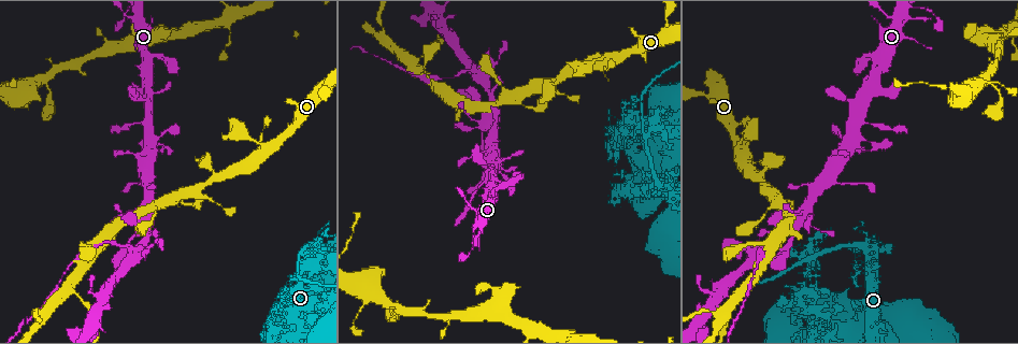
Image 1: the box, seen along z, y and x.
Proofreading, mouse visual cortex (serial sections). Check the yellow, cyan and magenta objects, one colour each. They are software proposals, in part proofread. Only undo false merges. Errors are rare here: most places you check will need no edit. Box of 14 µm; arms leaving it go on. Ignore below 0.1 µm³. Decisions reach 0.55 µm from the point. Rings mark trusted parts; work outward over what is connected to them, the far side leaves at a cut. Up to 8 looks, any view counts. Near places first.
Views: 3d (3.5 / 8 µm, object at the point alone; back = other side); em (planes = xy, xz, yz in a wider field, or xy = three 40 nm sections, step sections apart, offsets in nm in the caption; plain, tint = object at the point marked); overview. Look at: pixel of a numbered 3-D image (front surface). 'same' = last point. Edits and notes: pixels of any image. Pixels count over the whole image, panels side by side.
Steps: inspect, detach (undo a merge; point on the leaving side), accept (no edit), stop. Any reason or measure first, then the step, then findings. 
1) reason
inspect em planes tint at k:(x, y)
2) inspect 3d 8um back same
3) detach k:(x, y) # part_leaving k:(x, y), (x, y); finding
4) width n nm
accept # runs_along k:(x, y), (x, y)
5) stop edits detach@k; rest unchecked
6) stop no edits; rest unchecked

arms part here
inspect 3d 3.5um at 1:(656, 178)

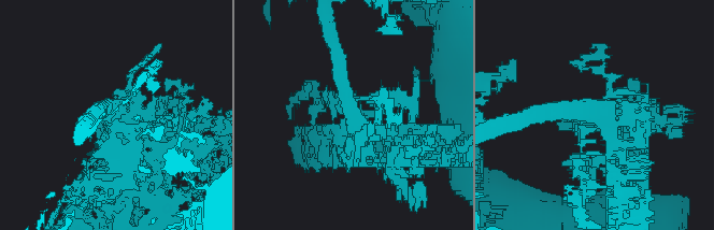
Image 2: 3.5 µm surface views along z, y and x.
now the EM
inspect em xy step 1 tint at 2:(592, 109)

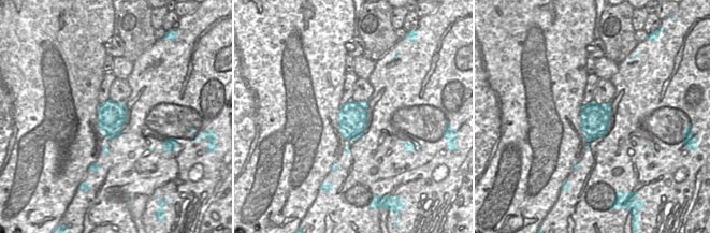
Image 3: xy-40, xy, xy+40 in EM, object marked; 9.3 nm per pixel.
cut it another way
inspect em planes tint same

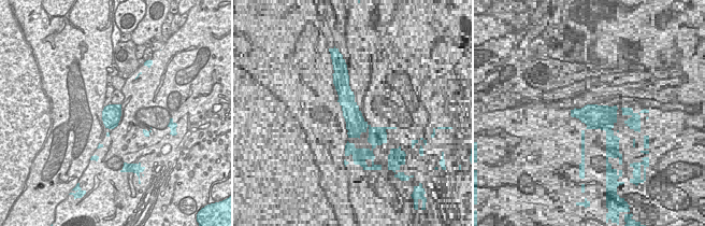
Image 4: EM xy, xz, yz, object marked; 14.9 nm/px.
accept # runs_along 2:(612, 163), (601, 111), (526, 117); one cell here

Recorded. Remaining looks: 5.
inspect 3d 3.5um at 1:(286, 300)

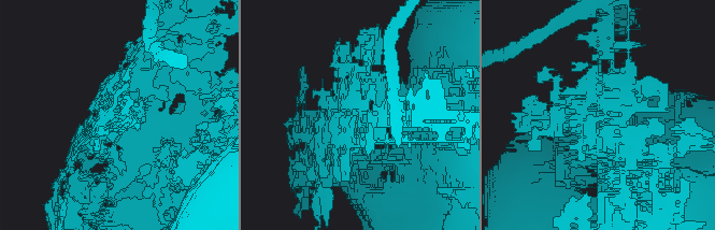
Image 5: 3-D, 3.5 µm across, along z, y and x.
shape alone is not enough
inspect em xy step 5 tint at 5:(597, 114)

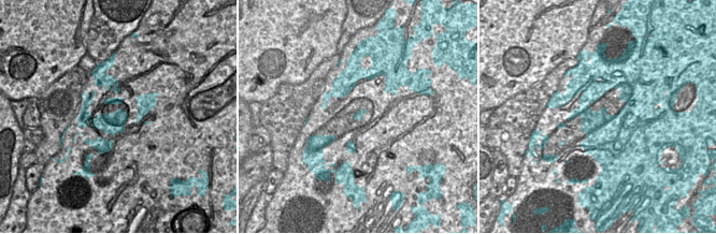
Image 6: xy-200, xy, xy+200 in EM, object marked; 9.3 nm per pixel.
accept # runs_along 5:(419, 127), (344, 63); all the same cell

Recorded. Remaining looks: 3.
abrupt turn
inspect 3d 8um at 1:(642, 134)

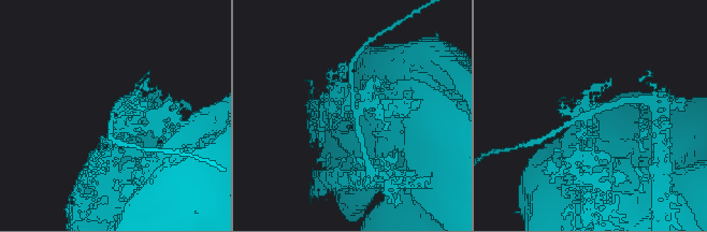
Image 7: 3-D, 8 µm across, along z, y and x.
closer look
inspect 3d 3.5um at 7:(357, 111)

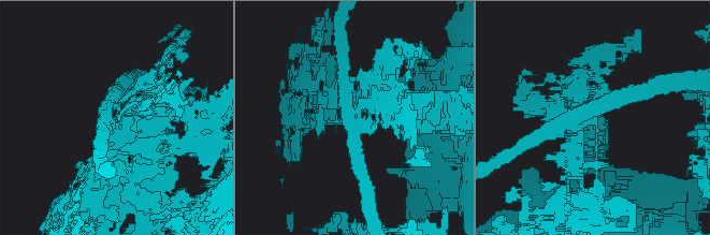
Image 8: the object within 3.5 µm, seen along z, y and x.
inspect em planes tint at 8:(111, 106)

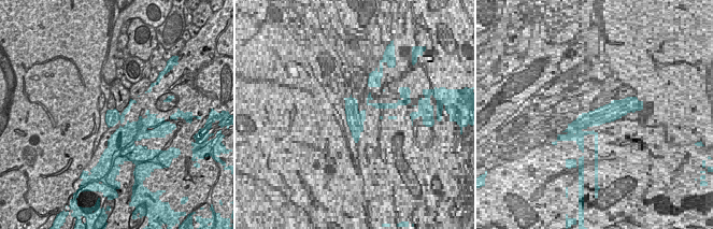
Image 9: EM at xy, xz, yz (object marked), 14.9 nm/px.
accept # continuous, no second cell

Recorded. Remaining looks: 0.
stop no edits; rest unchecked

